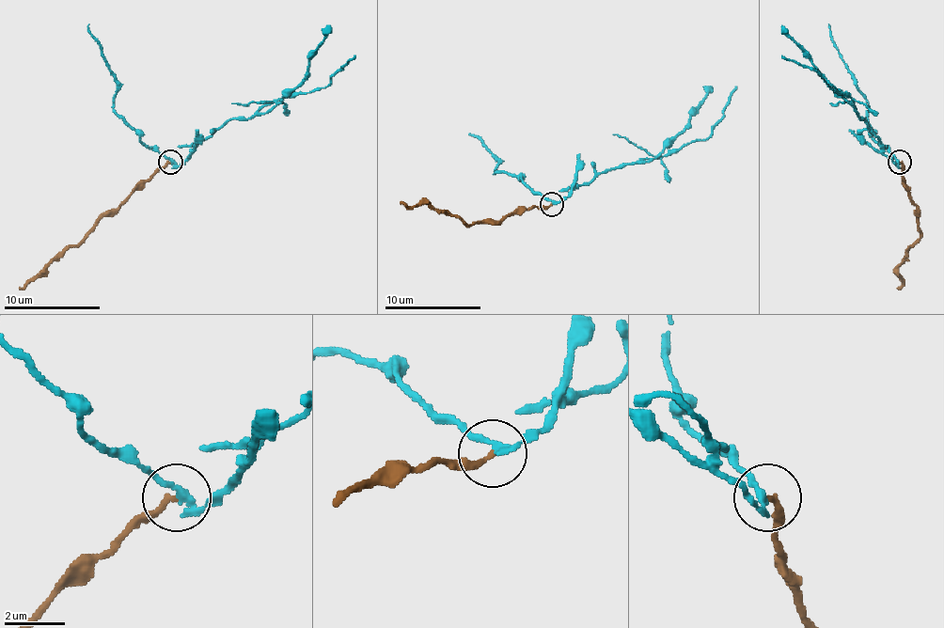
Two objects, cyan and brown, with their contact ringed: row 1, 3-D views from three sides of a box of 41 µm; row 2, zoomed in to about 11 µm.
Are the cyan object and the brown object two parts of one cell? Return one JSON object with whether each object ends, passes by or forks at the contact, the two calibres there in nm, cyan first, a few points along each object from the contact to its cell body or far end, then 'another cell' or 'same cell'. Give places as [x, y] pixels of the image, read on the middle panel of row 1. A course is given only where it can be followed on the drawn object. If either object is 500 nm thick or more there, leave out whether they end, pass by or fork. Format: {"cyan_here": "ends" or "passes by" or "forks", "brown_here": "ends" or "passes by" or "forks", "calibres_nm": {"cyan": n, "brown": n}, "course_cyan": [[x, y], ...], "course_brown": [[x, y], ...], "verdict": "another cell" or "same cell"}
{"cyan_here": "passes by", "brown_here": "ends", "calibres_nm": {"cyan": 220, "brown": 180}, "course_cyan": [[551, 202], [563, 199], [573, 188], [585, 185], [611, 168], [645, 164], [704, 140], [721, 118], [736, 86]], "course_brown": [[551, 205], [511, 211], [494, 221], [464, 224], [457, 216], [435, 211], [426, 202], [412, 207], [400, 202]], "verdict": "another cell"}

